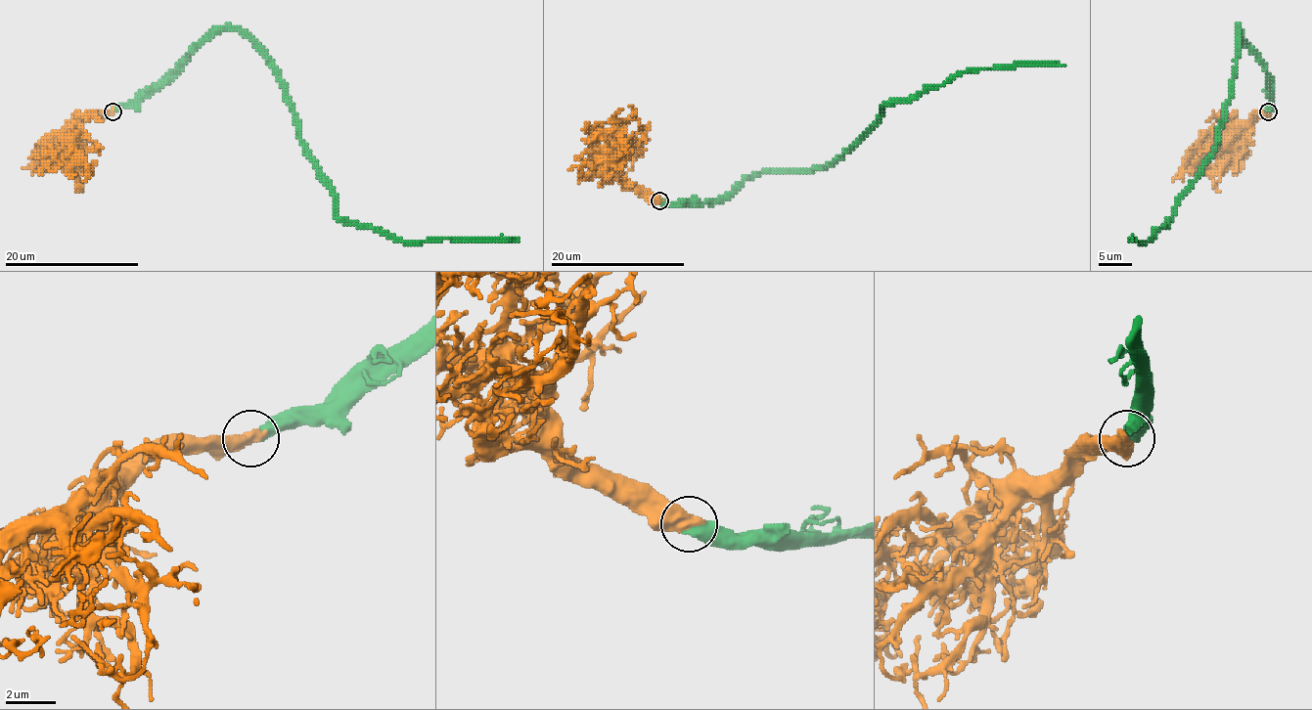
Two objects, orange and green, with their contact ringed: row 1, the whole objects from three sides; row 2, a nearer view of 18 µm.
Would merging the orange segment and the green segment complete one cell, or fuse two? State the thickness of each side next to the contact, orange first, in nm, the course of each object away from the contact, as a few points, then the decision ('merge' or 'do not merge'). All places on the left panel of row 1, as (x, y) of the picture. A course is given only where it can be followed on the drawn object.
650 nm thick on the orange side, 480 nm on the other; orange runs (113, 111), (90, 111), (65, 137), (88, 170), (92, 170), (97, 160); green runs (113, 111), (137, 107), (205, 41), (239, 27), (283, 88), (299, 142), (339, 217), (402, 241), (520, 241); merge

